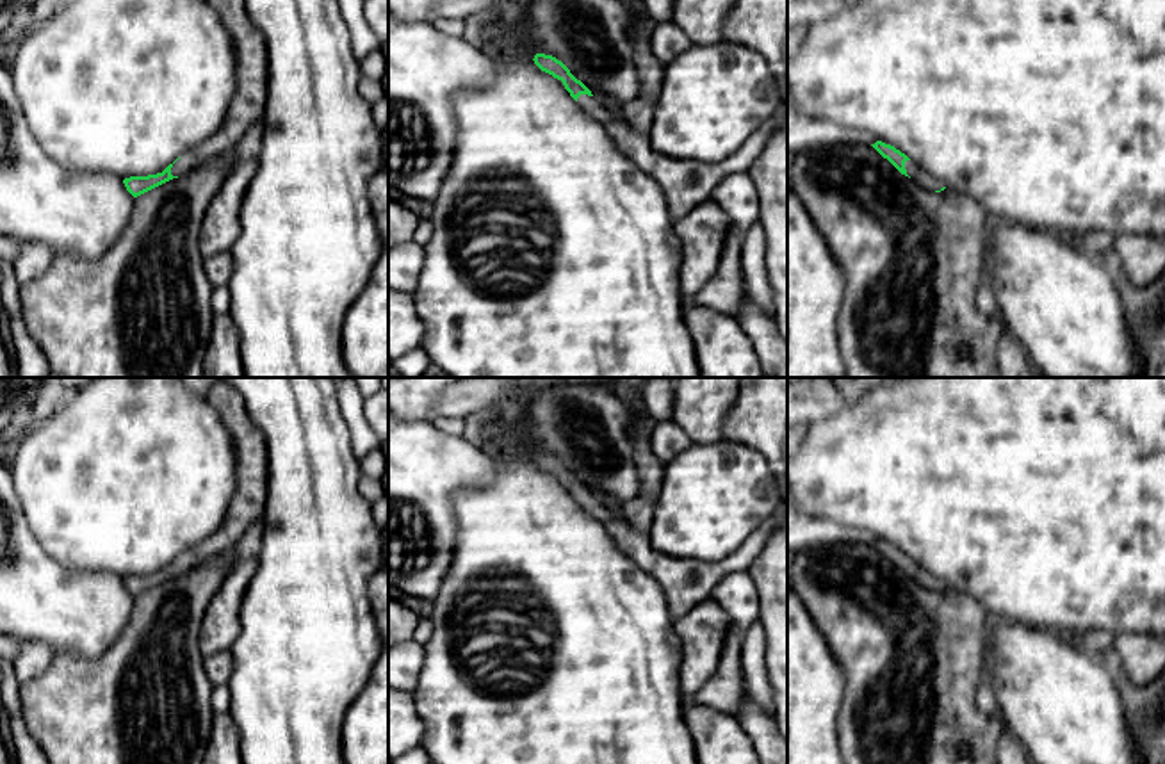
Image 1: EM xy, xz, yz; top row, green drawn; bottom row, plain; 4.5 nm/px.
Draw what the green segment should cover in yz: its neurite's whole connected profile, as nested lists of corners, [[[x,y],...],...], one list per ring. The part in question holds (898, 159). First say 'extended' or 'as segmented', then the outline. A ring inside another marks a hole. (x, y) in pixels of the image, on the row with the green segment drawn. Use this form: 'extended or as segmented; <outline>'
extended; [[[876,141],[871,144],[884,158],[887,158],[901,175],[916,180],[921,187],[928,191],[941,192],[944,191],[944,183],[932,176],[930,173],[923,171],[916,162],[912,162],[905,153],[896,150],[891,144]]]

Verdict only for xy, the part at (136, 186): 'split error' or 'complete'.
split error

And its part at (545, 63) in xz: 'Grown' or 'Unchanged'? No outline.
Grown

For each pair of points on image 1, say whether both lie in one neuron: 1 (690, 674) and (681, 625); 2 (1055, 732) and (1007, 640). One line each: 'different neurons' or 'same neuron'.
1: same neuron
2: same neuron

